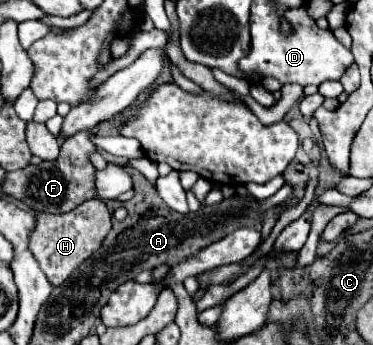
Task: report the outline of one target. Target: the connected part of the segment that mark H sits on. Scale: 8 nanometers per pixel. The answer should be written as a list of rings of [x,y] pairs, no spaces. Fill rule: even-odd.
[[[96,198],[82,202],[68,214],[36,214],[36,228],[30,238],[30,250],[52,286],[60,286],[80,262],[84,262],[92,252],[98,250],[100,242],[112,228],[110,220],[112,218],[106,204]]]

